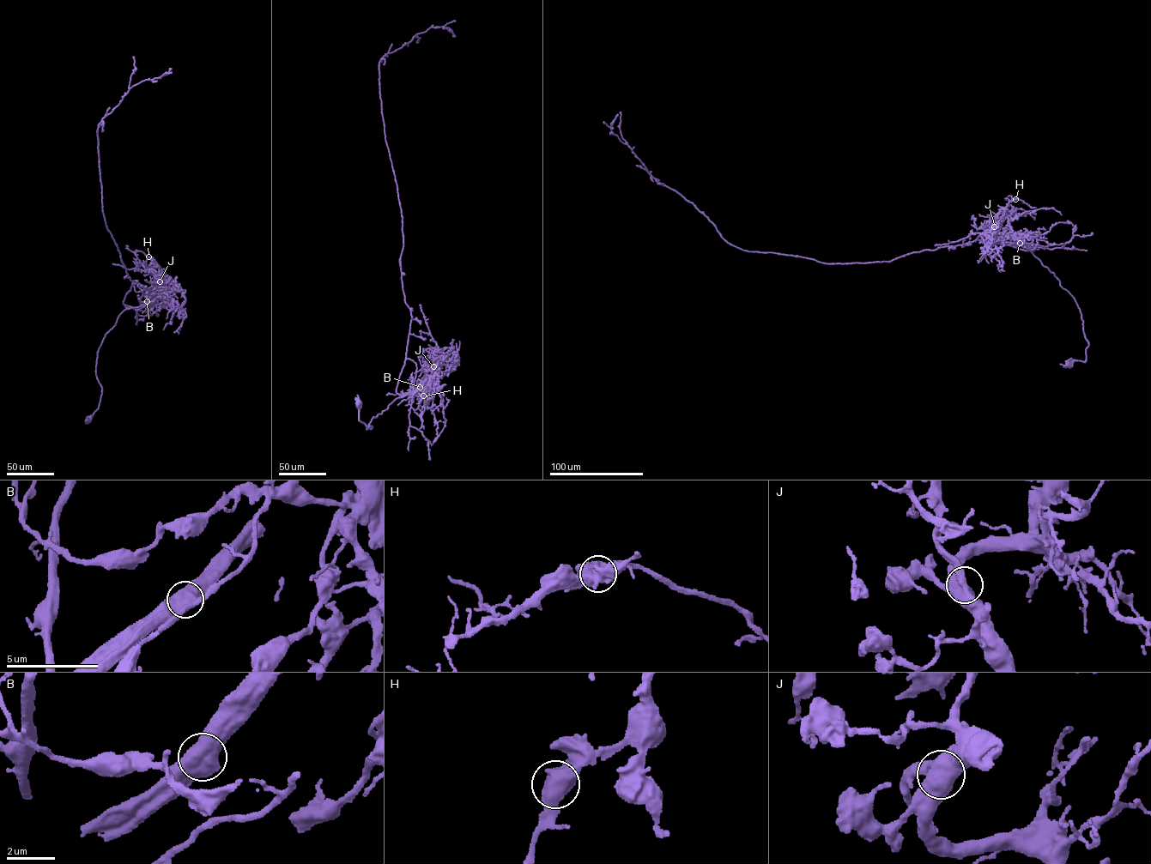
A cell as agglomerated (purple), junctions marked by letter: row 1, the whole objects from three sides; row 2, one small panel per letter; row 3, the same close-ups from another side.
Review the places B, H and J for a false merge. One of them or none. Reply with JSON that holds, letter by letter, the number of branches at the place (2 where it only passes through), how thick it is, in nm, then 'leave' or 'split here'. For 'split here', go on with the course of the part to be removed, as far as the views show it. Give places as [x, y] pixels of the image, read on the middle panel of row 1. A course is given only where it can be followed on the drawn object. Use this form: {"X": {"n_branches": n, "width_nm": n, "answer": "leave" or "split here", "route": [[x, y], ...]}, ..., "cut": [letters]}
{"B": {"n_branches": 2, "width_nm": 750, "answer": "leave"}, "H": {"n_branches": 2, "width_nm": 700, "answer": "leave"}, "J": {"n_branches": 2, "width_nm": 550, "answer": "leave"}, "cut": []}

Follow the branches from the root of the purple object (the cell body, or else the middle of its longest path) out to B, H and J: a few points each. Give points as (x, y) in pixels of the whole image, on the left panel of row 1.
B: (88, 419), (98, 408), (102, 394), (95, 368), (103, 339), (124, 310), (147, 301)
H: (88, 419), (102, 394), (95, 368), (105, 335), (124, 310), (139, 306), (162, 290), (162, 269), (148, 256)
J: (88, 419), (102, 394), (95, 368), (103, 339), (124, 310), (160, 293), (160, 281)

